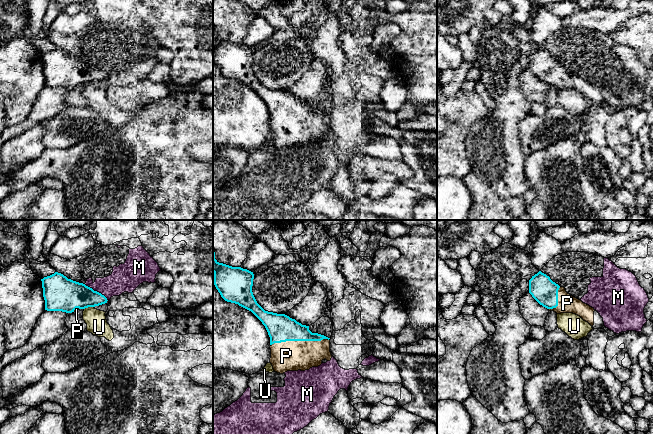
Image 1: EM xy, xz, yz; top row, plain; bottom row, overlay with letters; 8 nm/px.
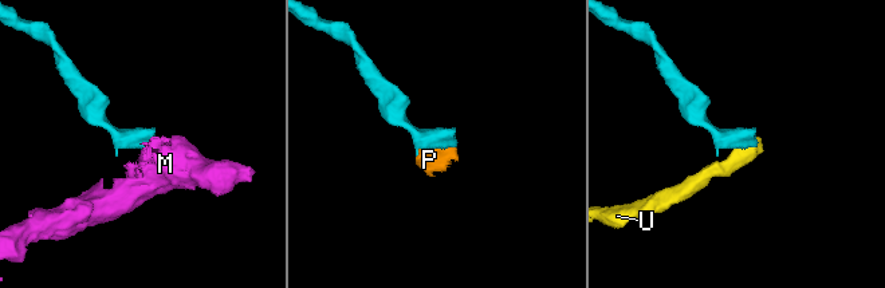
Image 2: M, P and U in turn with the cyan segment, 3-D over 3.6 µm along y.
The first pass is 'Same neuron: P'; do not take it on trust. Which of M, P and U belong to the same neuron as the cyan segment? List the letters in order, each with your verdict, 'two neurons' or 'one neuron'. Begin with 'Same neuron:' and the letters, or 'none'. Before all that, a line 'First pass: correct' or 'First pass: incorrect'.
First pass: correct
Same neuron: P
M: two neurons
P: one neuron
U: two neurons

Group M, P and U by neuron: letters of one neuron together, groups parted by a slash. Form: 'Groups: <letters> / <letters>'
Groups: M / P / U

